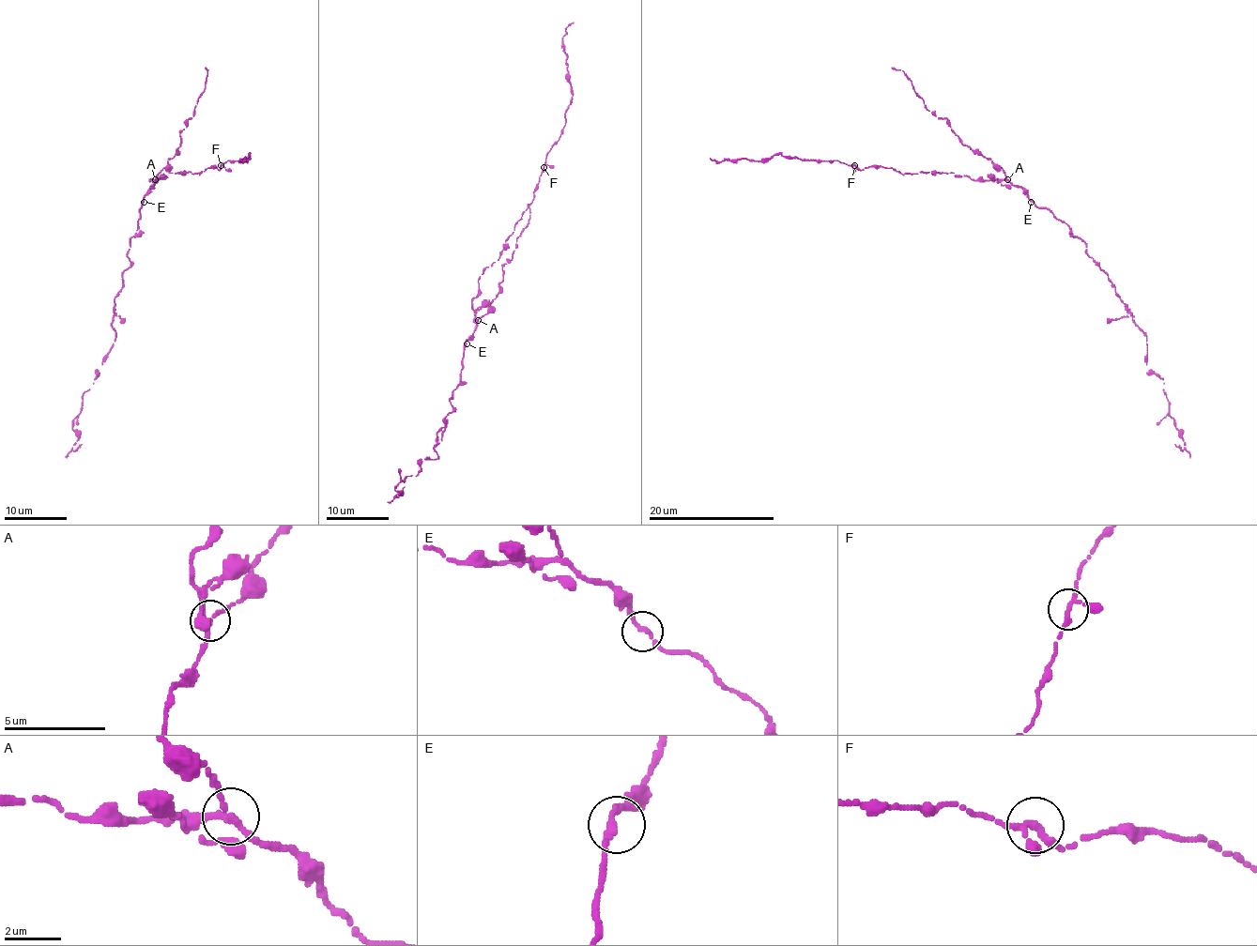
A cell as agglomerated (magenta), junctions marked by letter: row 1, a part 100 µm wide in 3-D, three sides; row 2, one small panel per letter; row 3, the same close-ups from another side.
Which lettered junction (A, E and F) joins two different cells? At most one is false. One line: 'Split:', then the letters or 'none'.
Split: none

